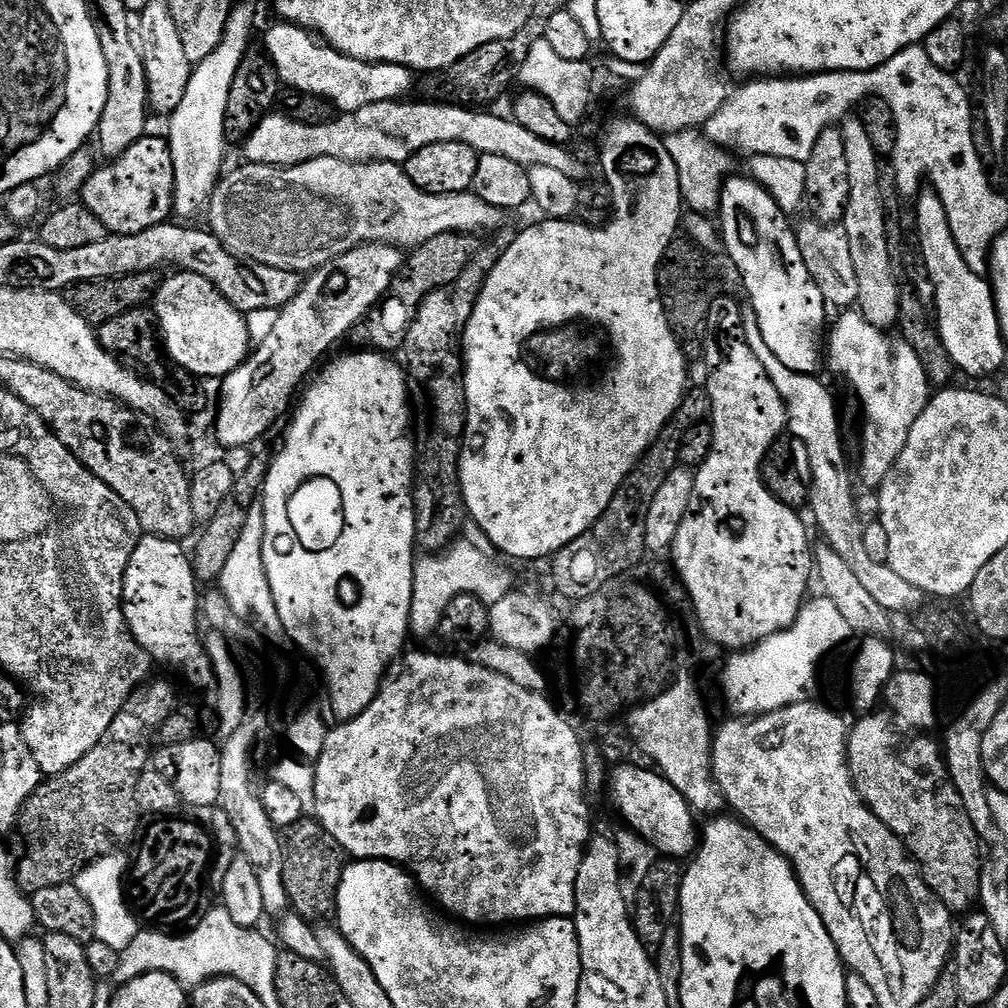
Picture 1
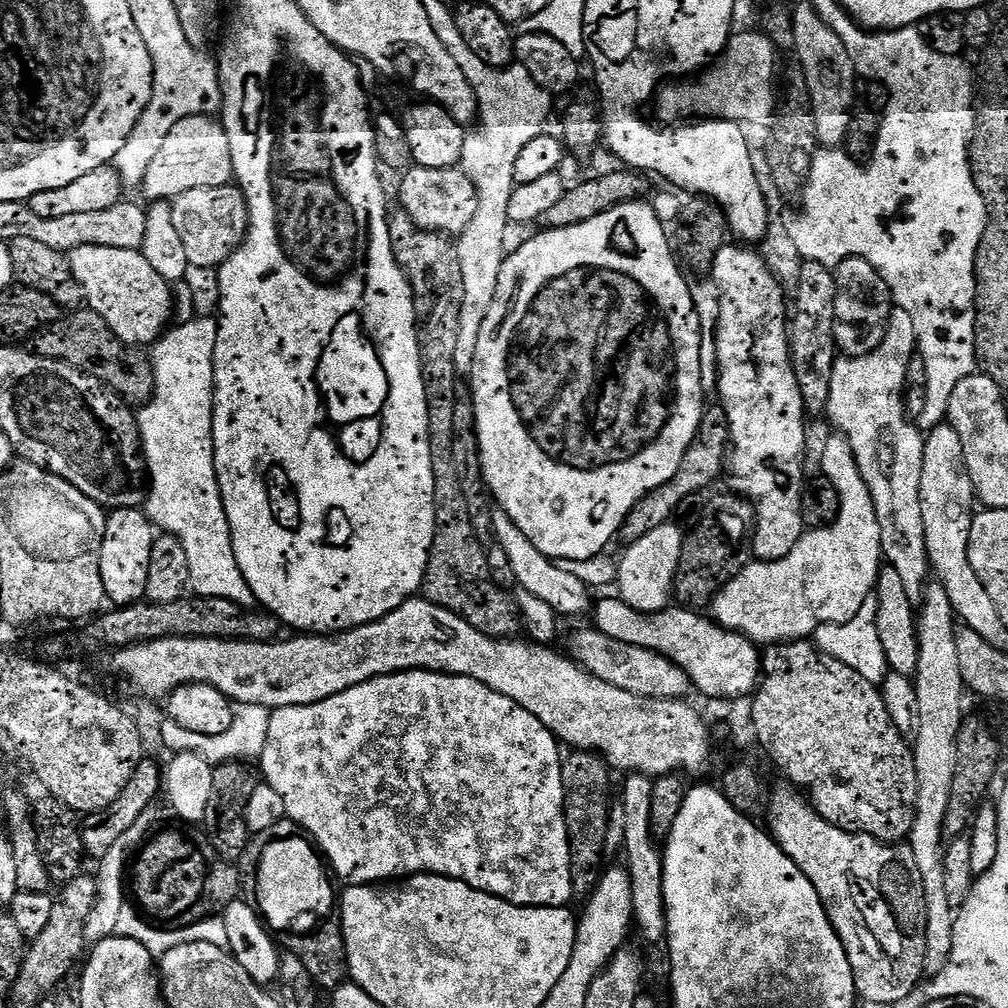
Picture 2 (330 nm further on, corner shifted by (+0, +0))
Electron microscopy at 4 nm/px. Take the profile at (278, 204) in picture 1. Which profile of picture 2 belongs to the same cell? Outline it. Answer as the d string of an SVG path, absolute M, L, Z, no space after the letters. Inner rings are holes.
M201 186L198 190L186 190L186 194L175 197L171 205L174 226L193 268L219 269L248 234L248 203L239 187Z

